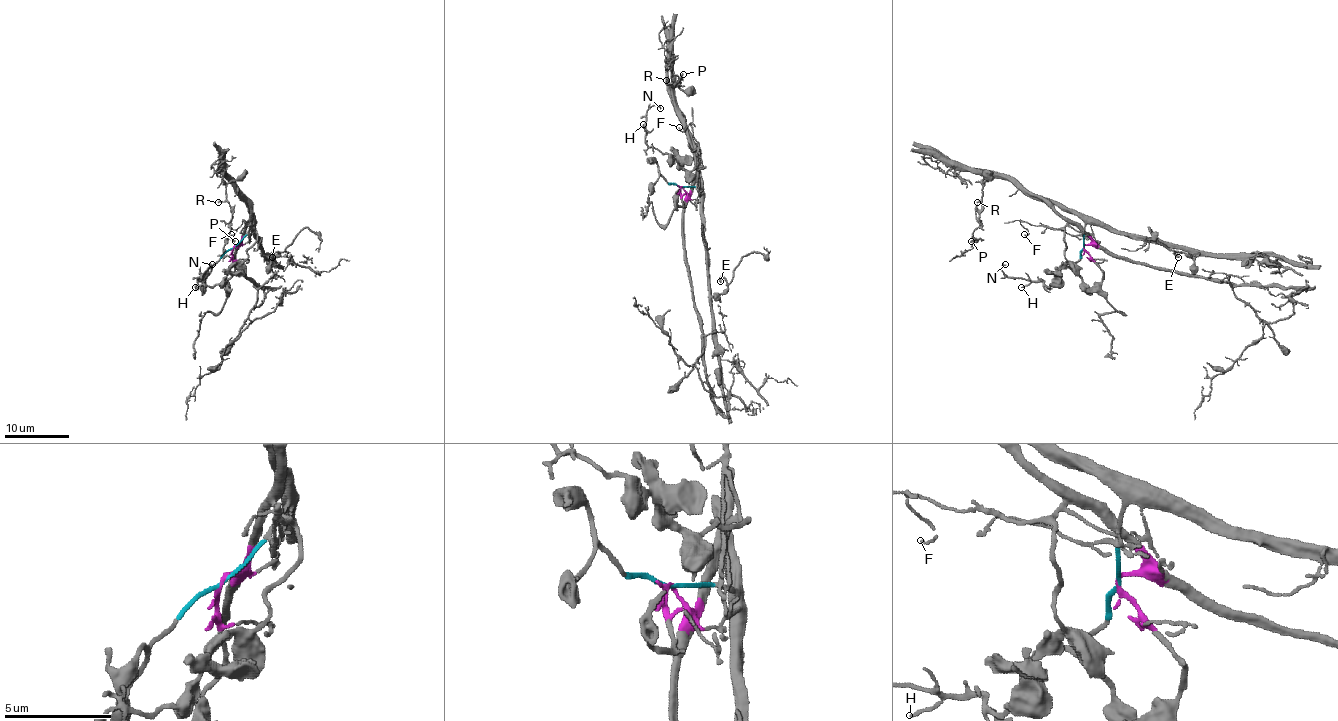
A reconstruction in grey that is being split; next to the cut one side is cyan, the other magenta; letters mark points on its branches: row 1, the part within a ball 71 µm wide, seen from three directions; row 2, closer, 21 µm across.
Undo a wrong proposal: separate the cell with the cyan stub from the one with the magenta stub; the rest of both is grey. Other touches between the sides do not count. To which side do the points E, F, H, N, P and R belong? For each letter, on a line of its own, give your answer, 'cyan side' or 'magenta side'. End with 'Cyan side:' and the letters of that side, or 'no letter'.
E: cyan side
F: cyan side
H: magenta side
N: magenta side
P: cyan side
R: cyan side
Cyan side: E, F, P, R

